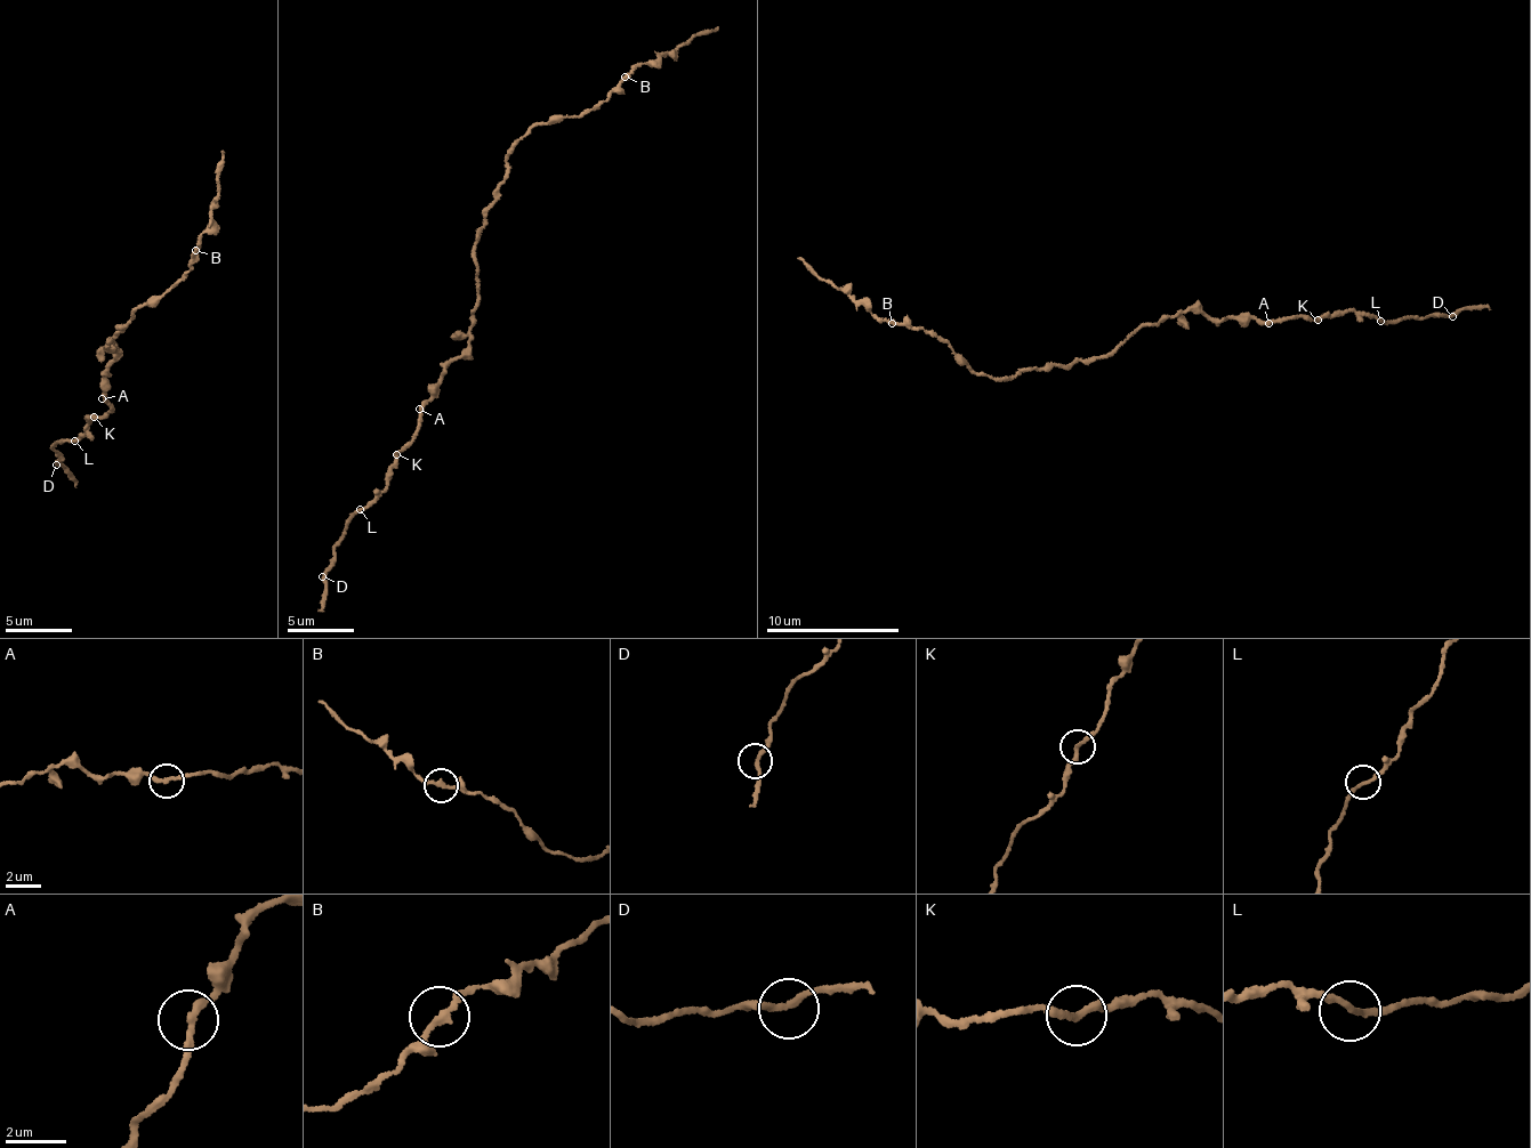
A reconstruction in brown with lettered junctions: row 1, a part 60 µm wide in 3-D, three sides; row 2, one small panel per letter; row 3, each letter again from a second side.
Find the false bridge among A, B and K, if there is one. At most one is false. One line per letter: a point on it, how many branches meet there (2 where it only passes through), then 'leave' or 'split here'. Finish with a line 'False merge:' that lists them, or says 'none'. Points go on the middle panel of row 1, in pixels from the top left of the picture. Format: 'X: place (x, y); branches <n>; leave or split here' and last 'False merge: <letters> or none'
A: place (419, 409); branches 2; leave
B: place (625, 77); branches 2; leave
K: place (396, 454); branches 2; leave
False merge: none

